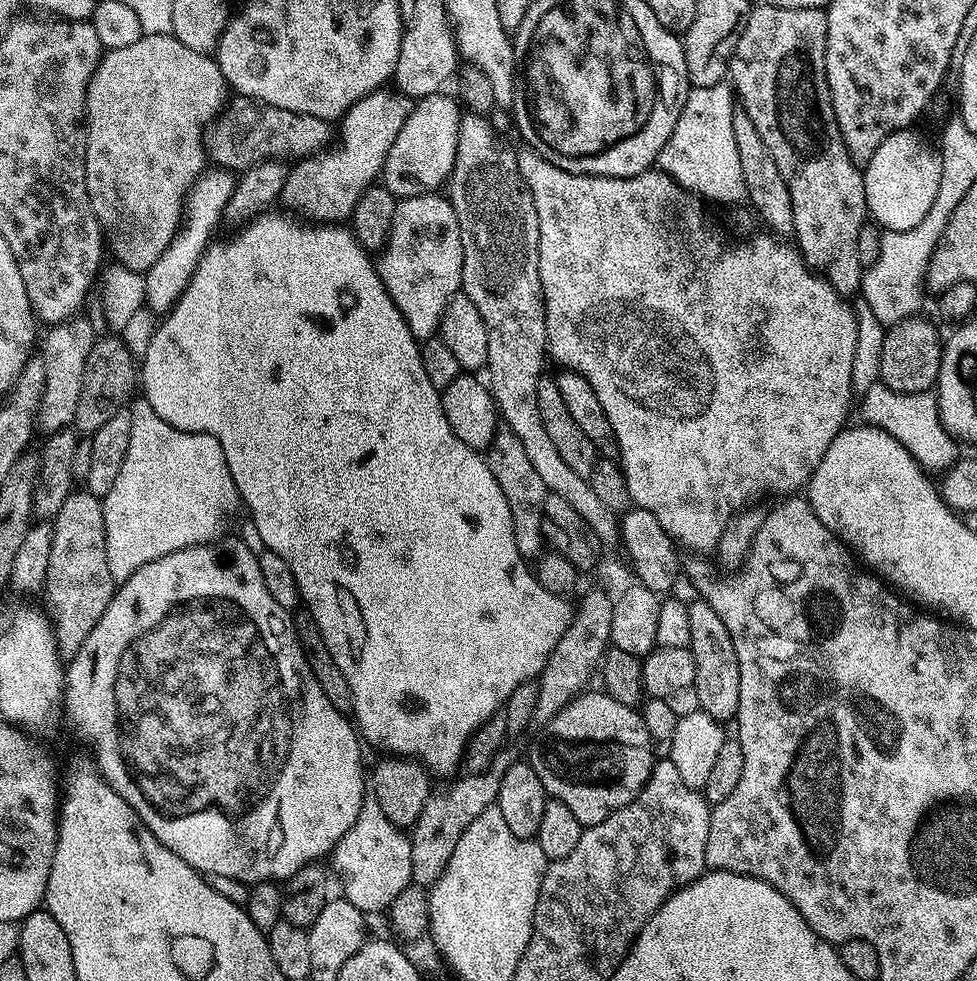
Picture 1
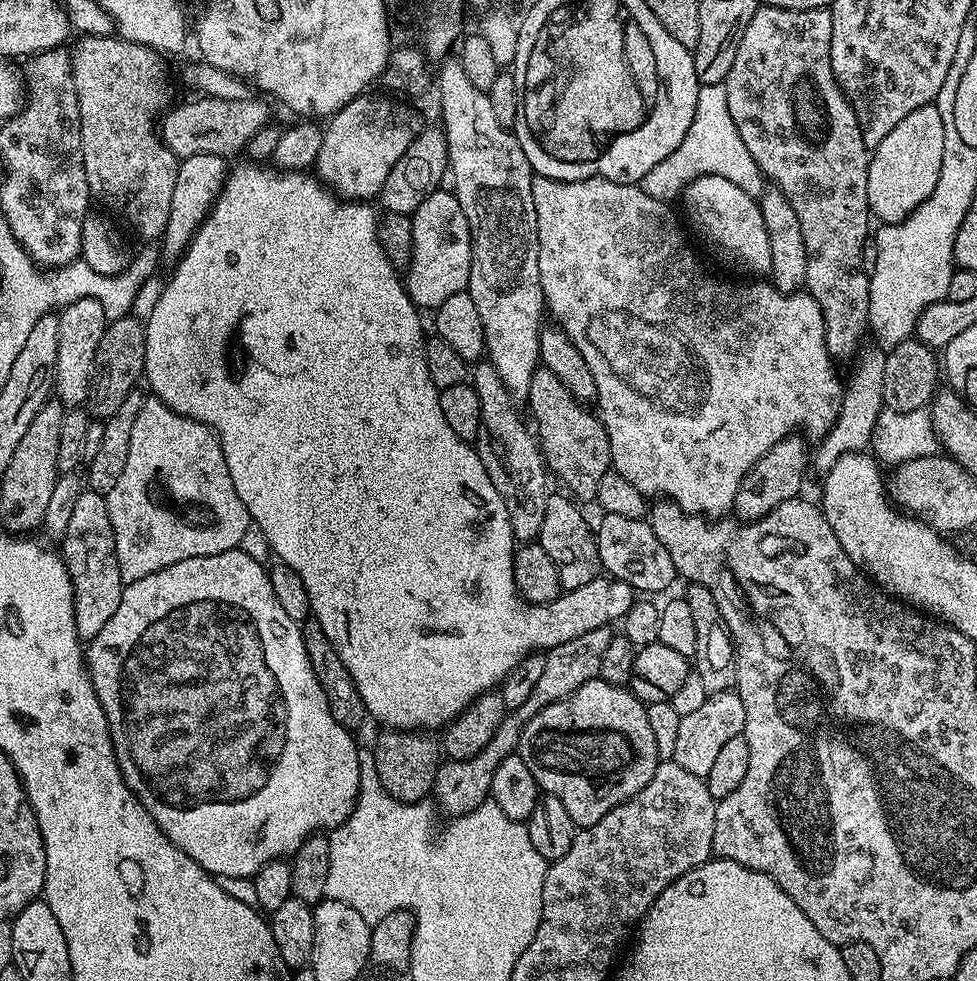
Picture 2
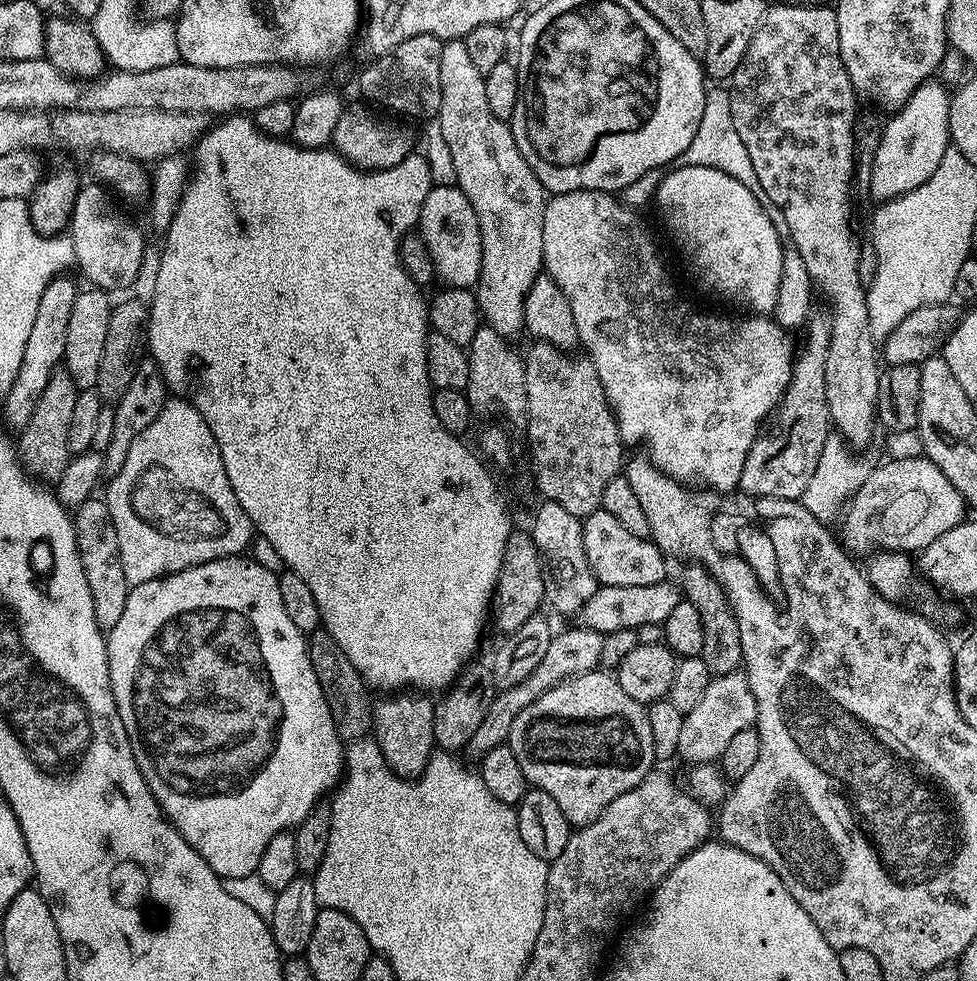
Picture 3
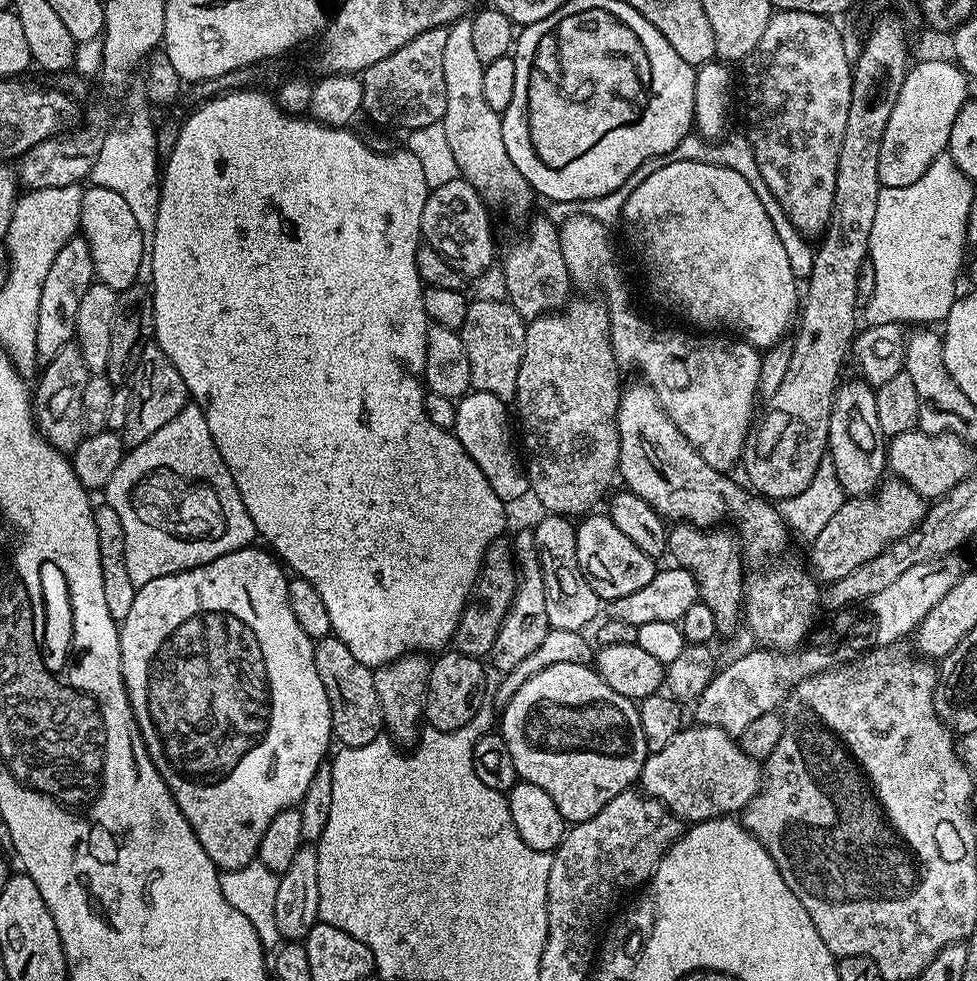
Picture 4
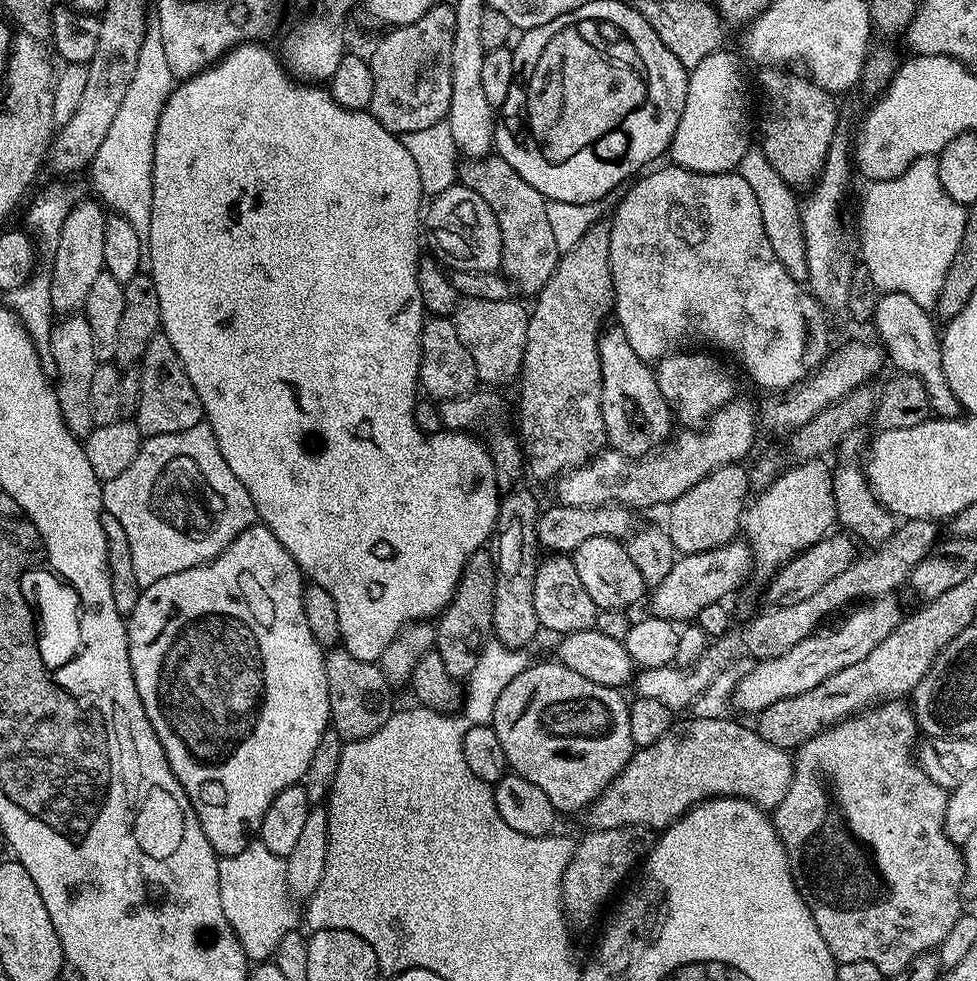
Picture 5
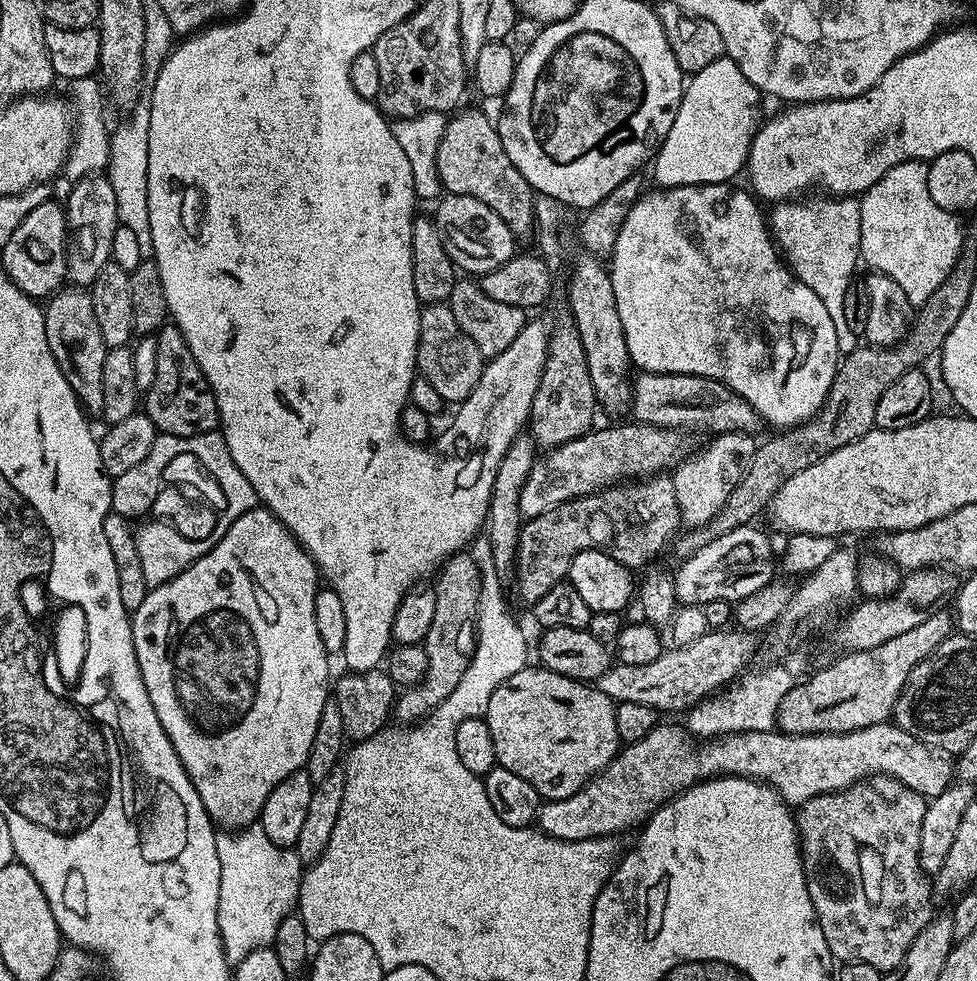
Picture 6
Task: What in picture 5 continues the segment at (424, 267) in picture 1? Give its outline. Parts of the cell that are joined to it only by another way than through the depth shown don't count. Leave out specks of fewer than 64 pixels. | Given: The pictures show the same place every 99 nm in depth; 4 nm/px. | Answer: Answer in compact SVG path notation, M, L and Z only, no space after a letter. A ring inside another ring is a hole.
M459 182L449 186L427 201L422 216L426 229L426 240L432 243L435 259L452 270L486 270L494 272L500 268L502 259L502 234L494 210Z

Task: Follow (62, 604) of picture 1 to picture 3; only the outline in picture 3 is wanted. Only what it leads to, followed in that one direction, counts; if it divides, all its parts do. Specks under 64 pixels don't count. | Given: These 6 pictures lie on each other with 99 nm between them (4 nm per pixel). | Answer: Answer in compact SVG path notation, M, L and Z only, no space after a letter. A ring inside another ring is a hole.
M93 498L76 507L74 523L78 554L90 582L90 594L94 598L94 618L101 630L113 628L118 618L122 618L130 587L122 570L122 554L118 550L118 530L114 530L114 518L110 518L110 510L103 499Z

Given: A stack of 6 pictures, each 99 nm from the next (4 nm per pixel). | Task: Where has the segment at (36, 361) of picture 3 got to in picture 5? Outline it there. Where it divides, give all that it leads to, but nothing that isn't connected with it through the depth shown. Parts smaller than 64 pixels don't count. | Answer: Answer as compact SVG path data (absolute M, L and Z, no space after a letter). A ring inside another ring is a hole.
M96 198L80 200L74 206L74 210L70 210L70 214L66 214L66 223L62 225L58 246L50 256L50 260L52 260L50 302L53 313L79 313L84 307L86 297L89 296L94 281L98 279L98 274L106 271L103 251L105 249L107 222L105 205Z

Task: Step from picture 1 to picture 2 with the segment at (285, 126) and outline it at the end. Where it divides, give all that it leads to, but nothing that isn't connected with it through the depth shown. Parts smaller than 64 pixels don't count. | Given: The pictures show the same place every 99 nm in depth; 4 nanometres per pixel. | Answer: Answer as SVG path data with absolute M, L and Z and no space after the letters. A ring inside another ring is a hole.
M200 96L178 108L169 107L158 124L158 135L164 145L178 158L196 154L218 155L231 158L235 152L243 153L258 130L270 123L268 108L263 99L249 98L226 102L226 98Z

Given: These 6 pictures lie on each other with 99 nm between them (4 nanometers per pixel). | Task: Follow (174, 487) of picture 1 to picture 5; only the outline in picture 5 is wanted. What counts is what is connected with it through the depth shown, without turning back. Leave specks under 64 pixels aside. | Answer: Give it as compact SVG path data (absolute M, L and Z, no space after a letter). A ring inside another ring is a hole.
M201 422L196 426L190 426L188 430L174 434L158 434L147 437L141 443L138 458L134 458L134 462L130 462L130 466L126 466L126 470L122 470L122 474L118 474L118 478L110 478L103 481L102 484L105 513L118 518L118 522L122 522L122 530L126 530L126 538L130 542L130 558L134 561L134 575L138 578L141 589L146 589L154 582L167 578L169 574L178 574L182 570L192 570L199 564L207 564L215 556L221 555L226 546L230 546L229 540L212 540L212 542L204 540L198 546L190 546L190 542L178 544L178 528L170 526L170 516L166 522L166 520L156 520L150 514L150 510L146 506L150 484L152 484L156 472L166 462L170 462L170 458L176 454L194 456L214 486L220 486L222 492L232 490L230 512L240 512L240 516L232 516L232 520L234 520L232 522L233 537L234 532L240 536L242 530L246 530L258 520L254 502L250 498L250 494L246 494L246 486L242 486L242 482L238 482L238 478L234 478L234 470L230 470L230 466L226 466L226 458L222 458L222 450L218 450L218 438L214 438L214 430L207 422Z

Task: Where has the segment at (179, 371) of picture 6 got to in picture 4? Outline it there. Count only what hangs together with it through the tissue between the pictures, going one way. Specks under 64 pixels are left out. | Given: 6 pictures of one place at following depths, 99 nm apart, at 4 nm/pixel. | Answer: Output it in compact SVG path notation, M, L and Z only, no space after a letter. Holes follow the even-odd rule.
M155 342L145 343L135 357L134 371L130 376L130 389L131 396L126 422L119 431L120 440L125 449L146 442L150 434L162 430L162 426L166 426L166 422L170 422L174 414L181 412L190 403L188 387L186 382L182 382L182 374L174 370L174 362L170 362L168 355Z

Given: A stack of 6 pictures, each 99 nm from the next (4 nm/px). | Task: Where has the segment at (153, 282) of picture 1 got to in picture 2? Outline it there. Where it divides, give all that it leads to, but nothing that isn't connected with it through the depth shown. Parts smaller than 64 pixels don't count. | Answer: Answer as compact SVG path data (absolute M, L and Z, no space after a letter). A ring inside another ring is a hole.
M196 154L185 157L175 176L174 193L170 200L170 215L166 222L166 230L160 239L161 257L167 265L175 265L184 255L193 235L208 216L209 210L227 180L228 165L225 157L210 154Z

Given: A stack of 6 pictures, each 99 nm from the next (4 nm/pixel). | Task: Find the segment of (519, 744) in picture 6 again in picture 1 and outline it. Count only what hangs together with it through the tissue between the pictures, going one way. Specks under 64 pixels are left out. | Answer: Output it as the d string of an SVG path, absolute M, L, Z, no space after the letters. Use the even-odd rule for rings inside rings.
M585 690L539 729L526 756L549 797L562 802L585 828L626 806L646 786L654 745L643 715L603 690Z

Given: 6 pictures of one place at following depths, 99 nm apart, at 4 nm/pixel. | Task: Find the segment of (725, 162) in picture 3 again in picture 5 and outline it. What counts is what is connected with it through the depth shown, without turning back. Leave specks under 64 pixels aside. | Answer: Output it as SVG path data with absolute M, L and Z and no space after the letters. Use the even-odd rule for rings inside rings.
M759 146L749 147L738 171L742 178L746 178L746 182L750 182L754 190L754 198L758 198L758 210L762 210L762 226L766 226L766 238L770 238L770 246L774 246L774 254L778 254L778 262L786 266L790 278L794 278L802 285L807 285L806 242L800 221L801 201L797 193L792 185L787 184L782 178L782 174L778 174L778 170L774 170L774 166L766 162L766 154Z

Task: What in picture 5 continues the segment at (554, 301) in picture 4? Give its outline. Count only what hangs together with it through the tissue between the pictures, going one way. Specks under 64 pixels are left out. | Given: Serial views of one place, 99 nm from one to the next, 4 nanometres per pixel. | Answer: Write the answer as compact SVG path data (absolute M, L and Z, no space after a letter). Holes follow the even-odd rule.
M498 154L465 159L459 165L458 180L470 190L474 190L474 194L478 194L478 198L482 198L482 202L486 202L486 206L490 206L490 210L494 210L498 230L502 234L500 268L503 275L508 277L517 293L525 292L528 298L535 297L536 293L542 290L542 286L546 286L546 282L550 282L550 274L554 274L562 255L558 250L558 242L554 242L550 218L546 218L548 201L544 199L541 192L534 190L534 186L530 186L530 182L526 182L522 178L522 174L518 174L518 170L514 170L514 166L510 166L510 162L506 162Z

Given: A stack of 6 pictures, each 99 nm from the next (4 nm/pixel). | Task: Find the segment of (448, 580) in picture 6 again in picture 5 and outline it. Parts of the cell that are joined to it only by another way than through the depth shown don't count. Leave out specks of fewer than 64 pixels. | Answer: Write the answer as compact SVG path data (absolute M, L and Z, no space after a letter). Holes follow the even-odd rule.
M487 547L480 548L470 554L450 602L435 621L434 650L442 658L442 666L451 676L466 678L478 662L480 649L484 647L486 637L492 632L495 585L496 562L493 553Z

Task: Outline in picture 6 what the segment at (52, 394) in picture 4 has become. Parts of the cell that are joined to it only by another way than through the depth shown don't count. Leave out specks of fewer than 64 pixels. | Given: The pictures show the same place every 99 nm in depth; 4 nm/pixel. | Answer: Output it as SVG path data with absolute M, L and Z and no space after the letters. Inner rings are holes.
M68 286L55 293L43 305L44 321L46 322L46 342L50 342L50 350L74 394L80 399L85 413L99 413L103 409L102 402L102 362L106 362L108 347L102 342L102 330L98 330L98 318L94 314L94 302L87 291L76 286Z

